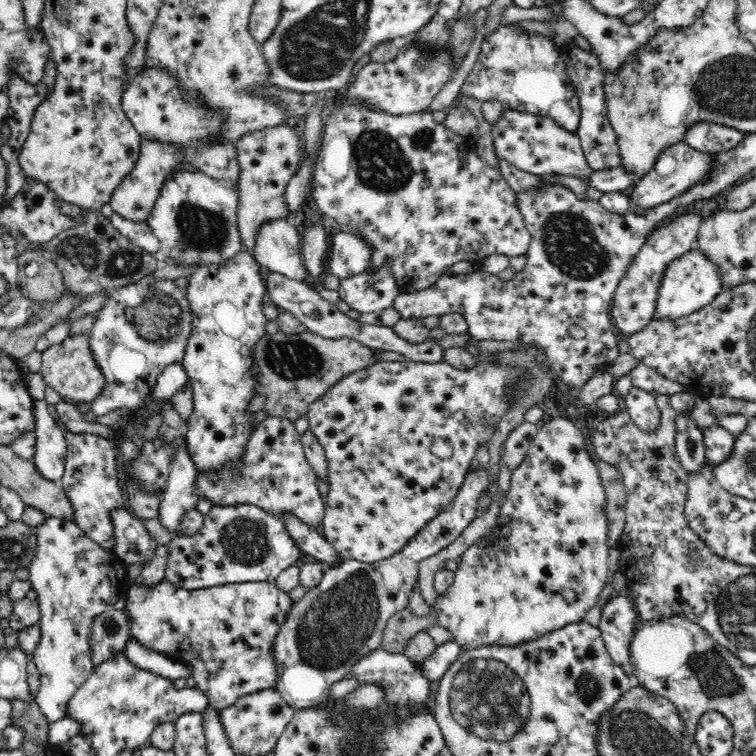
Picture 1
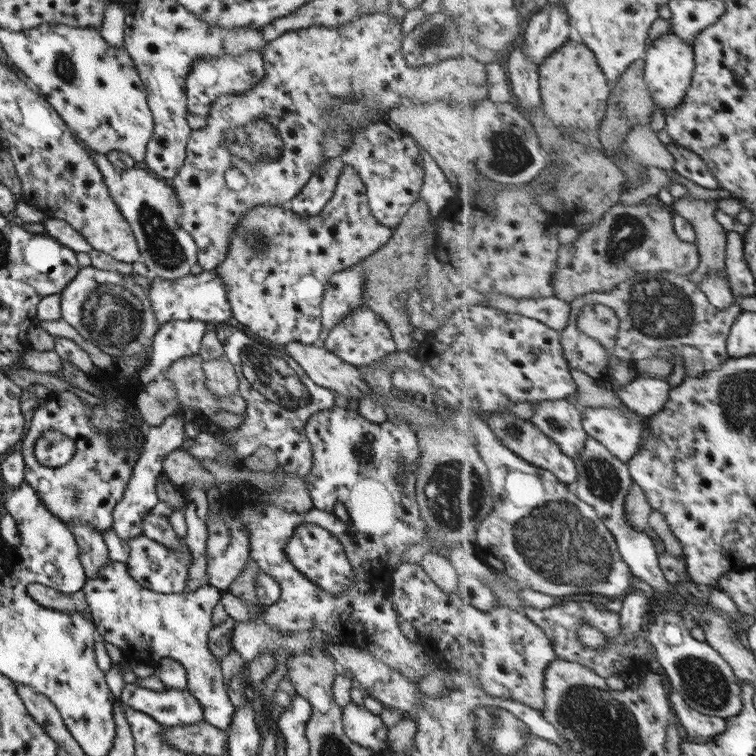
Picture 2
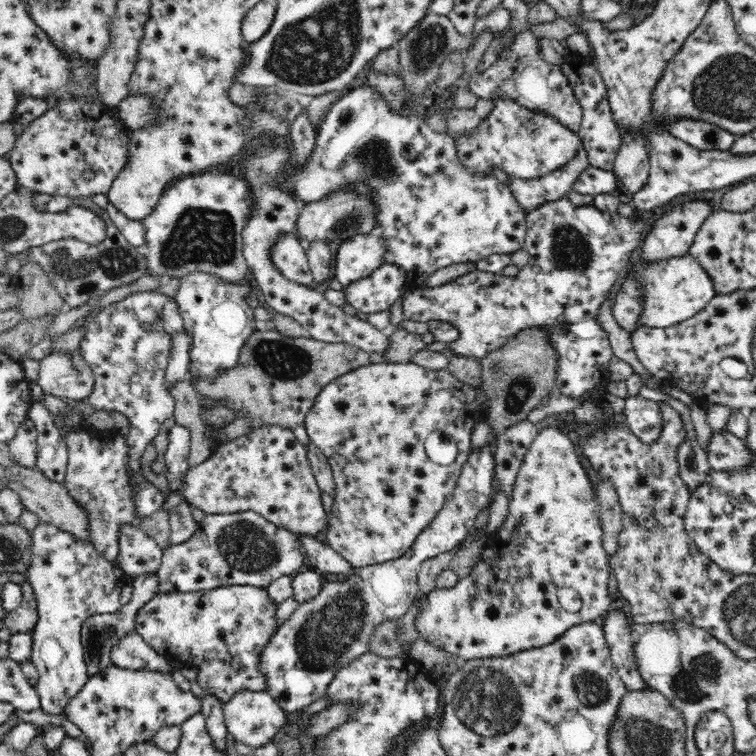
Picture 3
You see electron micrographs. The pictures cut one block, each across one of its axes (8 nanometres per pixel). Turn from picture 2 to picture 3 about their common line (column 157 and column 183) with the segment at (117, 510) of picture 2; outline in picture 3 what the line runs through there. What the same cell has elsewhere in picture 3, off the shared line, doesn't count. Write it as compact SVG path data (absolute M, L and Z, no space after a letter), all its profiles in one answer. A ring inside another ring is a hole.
M178 424L174 425L167 433L168 444L164 456L172 478L170 487L173 493L166 502L163 502L162 507L170 512L174 505L185 501L179 494L179 488L184 474L190 469L187 460L192 445L192 435L188 427Z

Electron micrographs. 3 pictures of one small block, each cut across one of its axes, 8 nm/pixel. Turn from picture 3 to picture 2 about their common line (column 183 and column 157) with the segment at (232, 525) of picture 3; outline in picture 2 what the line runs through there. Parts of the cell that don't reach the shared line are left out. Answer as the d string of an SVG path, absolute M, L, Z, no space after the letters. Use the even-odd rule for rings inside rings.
M142 534L129 538L127 545L129 545L129 558L125 560L125 567L127 567L129 576L133 577L137 584L147 590L161 594L182 592L185 588L187 573L189 573L189 563L191 563L191 552L182 539L179 540L179 546L173 552L167 546L149 540Z

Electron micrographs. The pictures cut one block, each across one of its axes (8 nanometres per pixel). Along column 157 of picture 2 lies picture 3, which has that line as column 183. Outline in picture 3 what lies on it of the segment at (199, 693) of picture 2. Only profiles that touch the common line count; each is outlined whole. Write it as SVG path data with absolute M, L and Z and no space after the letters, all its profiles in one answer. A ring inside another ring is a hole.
M228 586L196 592L166 592L155 594L135 618L135 631L142 636L158 654L166 658L192 661L198 670L198 683L206 693L216 693L218 699L226 702L236 691L264 691L265 680L257 666L259 656L271 639L274 630L275 604L271 603L265 588L254 586Z

